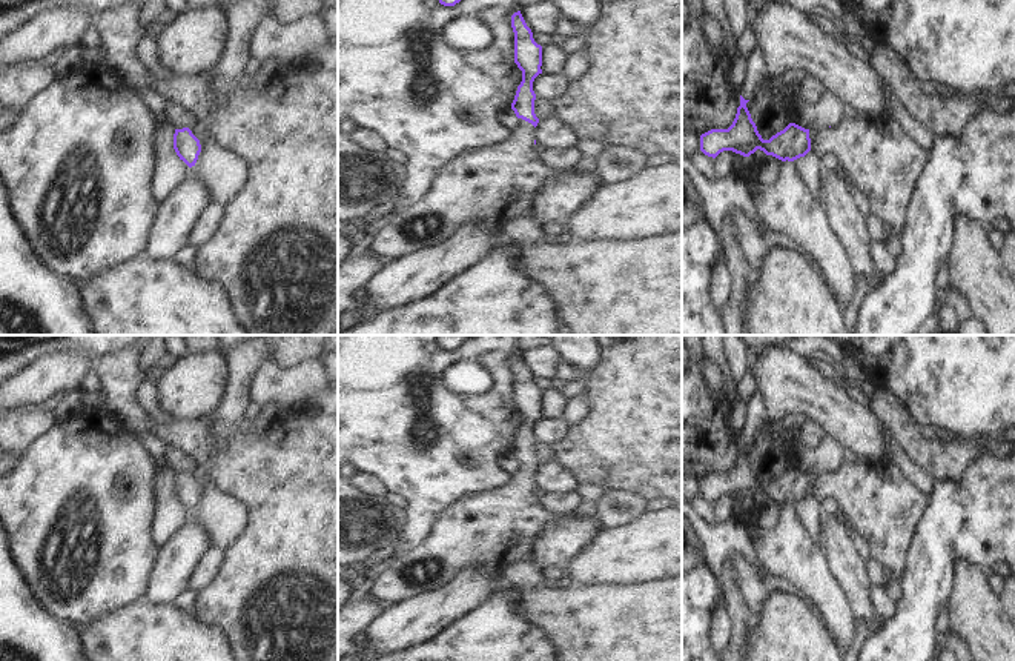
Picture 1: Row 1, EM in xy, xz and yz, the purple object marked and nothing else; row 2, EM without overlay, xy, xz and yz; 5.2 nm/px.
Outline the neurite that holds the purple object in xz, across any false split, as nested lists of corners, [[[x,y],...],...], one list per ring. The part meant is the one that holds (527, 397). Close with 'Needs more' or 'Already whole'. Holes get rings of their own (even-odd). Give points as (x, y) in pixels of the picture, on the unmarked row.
[[[521,355],[511,360],[514,377],[514,407],[522,415],[511,453],[517,461],[517,472],[510,481],[491,492],[467,495],[441,513],[421,544],[398,555],[372,583],[370,595],[378,603],[390,606],[424,592],[444,587],[461,569],[482,561],[488,569],[501,573],[514,561],[533,561],[534,543],[553,513],[539,506],[534,495],[534,473],[539,463],[534,458],[534,423],[542,418],[542,390],[533,383]]]. Needs more.

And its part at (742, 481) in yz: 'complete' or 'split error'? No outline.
split error

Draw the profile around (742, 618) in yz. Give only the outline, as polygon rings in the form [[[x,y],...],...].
[[[726,558],[722,569],[722,583],[725,587],[725,609],[731,618],[731,643],[726,650],[719,653],[720,661],[745,661],[751,627],[755,619],[736,576],[734,560]]]

